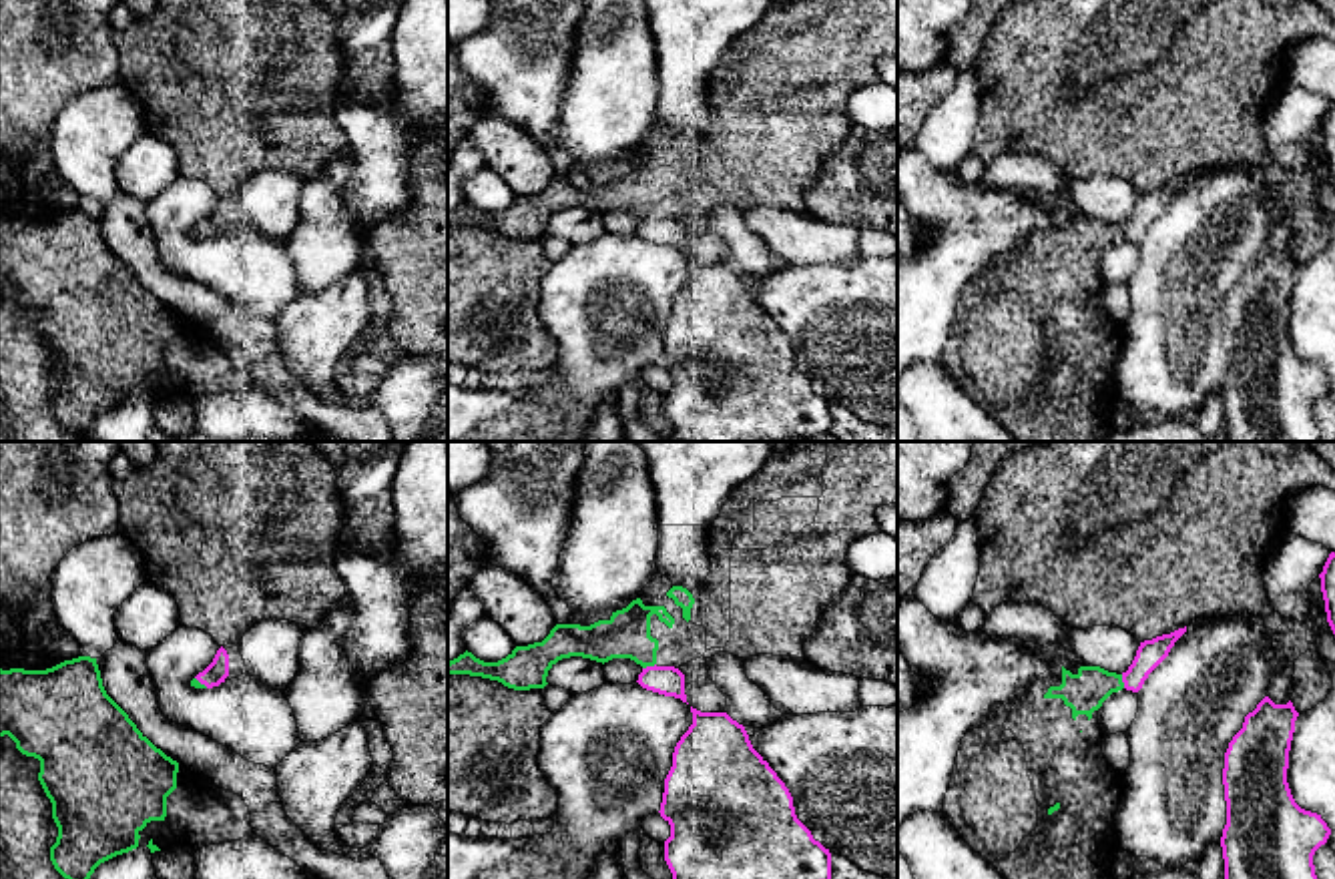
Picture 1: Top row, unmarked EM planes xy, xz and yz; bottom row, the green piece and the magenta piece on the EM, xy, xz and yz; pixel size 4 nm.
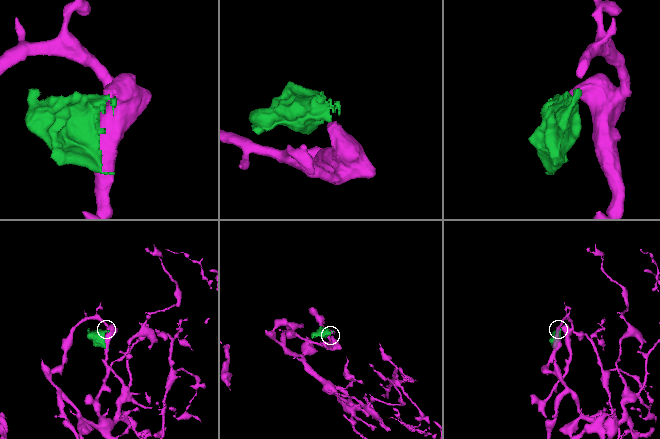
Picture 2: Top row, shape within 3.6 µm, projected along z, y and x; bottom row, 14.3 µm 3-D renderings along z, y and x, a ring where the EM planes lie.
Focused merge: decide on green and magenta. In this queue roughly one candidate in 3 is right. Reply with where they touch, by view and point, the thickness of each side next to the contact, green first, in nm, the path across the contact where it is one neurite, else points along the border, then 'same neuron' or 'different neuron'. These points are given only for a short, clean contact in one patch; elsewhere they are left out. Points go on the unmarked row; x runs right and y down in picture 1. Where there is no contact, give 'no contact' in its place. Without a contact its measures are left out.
meets green in xz at (649, 215); 190 nm thick on the green side, 120 nm on the other; border along xz (655, 213), (643, 219); different neuron

